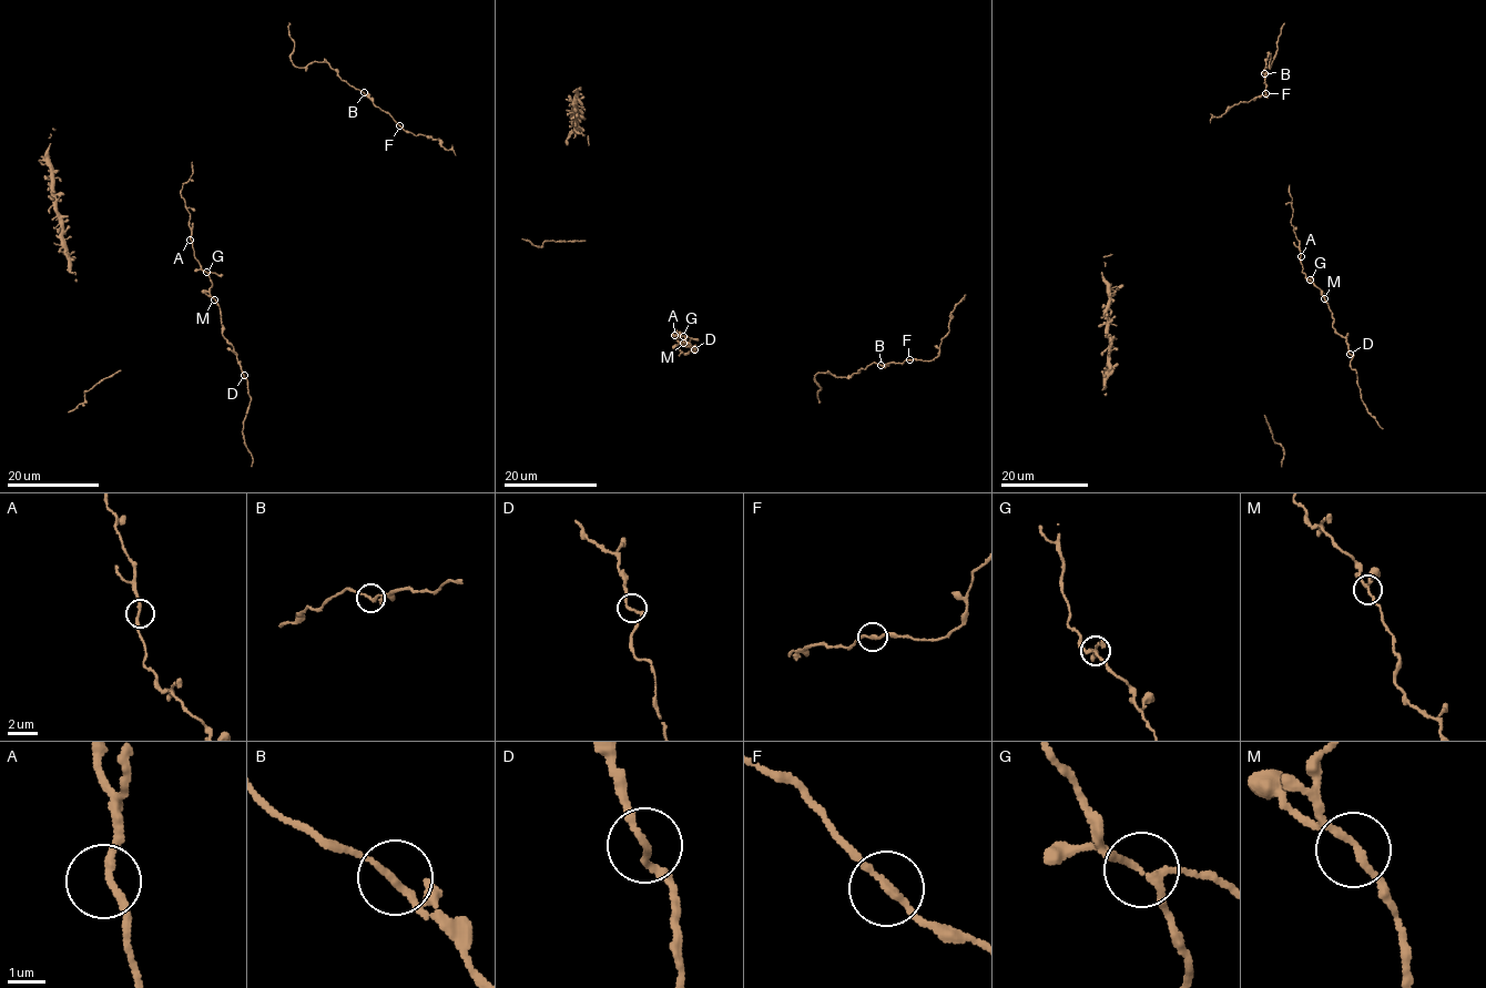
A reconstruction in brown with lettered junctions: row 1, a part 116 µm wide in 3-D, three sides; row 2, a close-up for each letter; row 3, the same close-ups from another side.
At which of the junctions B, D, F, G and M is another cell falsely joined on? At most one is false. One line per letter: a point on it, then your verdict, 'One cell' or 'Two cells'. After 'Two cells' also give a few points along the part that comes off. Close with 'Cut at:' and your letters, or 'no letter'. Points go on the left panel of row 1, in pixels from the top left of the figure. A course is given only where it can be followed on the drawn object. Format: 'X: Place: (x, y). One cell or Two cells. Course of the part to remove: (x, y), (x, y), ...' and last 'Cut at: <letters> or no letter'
B: Place: (364, 92). One cell
D: Place: (244, 375). One cell
F: Place: (399, 125). One cell
G: Place: (206, 272). One cell
M: Place: (214, 299). One cell
Cut at: no letter

